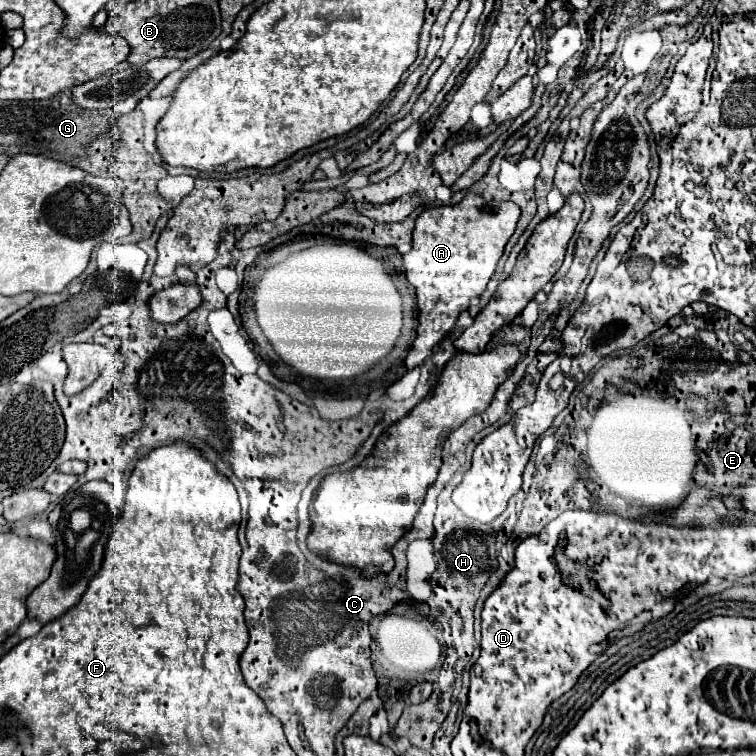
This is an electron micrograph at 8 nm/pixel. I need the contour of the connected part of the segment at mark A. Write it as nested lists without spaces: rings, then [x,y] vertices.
[[[467,192],[459,204],[425,208],[417,216],[413,246],[403,256],[405,276],[415,286],[419,304],[417,338],[405,360],[409,370],[431,356],[433,346],[443,338],[445,330],[455,326],[459,314],[469,308],[471,298],[485,292],[505,244],[515,232],[519,214],[515,202],[485,202],[479,194]]]

